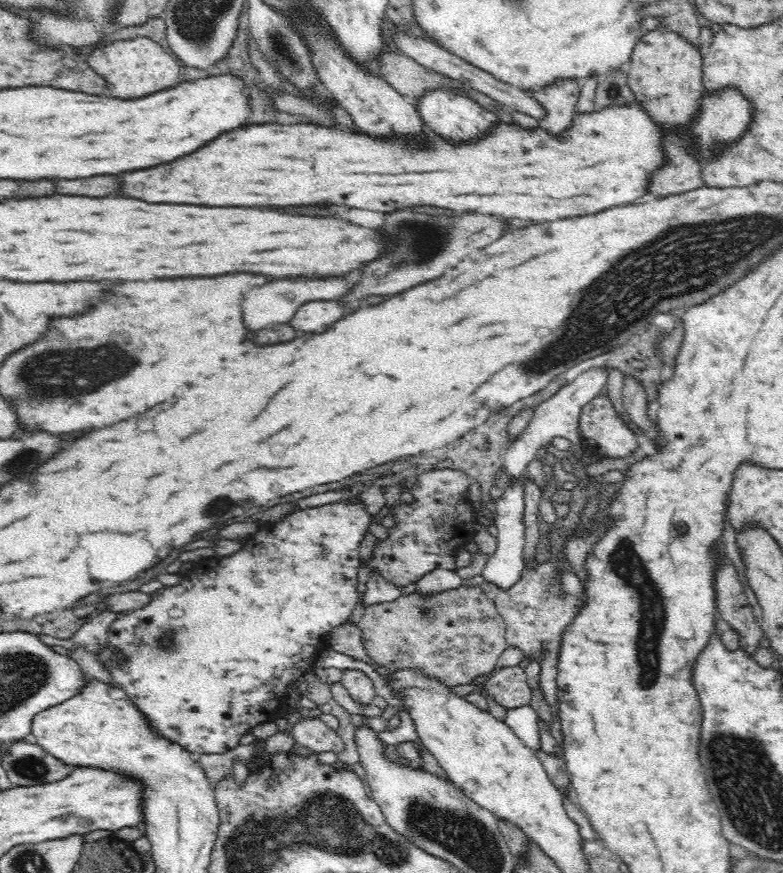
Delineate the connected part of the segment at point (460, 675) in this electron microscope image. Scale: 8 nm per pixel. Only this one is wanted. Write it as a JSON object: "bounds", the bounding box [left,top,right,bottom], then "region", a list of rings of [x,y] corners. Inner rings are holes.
{"bounds":[356,586,511,687],"region":[[[464,586],[437,593],[416,591],[400,596],[396,602],[368,605],[365,615],[358,618],[356,624],[360,625],[364,633],[364,645],[378,664],[379,670],[393,672],[398,669],[418,669],[438,677],[449,687],[470,686],[492,674],[502,666],[500,658],[511,646],[506,637],[506,621],[497,612],[496,605],[484,586]]]}

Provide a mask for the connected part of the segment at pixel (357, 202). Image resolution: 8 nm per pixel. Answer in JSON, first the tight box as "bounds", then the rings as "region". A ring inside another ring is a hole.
{"bounds":[118,106,664,224],"region":[[[630,106],[628,108],[614,108],[614,110],[602,110],[598,116],[588,118],[582,114],[582,118],[576,124],[576,130],[572,132],[568,142],[560,142],[554,140],[550,134],[546,132],[538,132],[538,134],[528,134],[524,130],[514,130],[514,128],[500,128],[492,138],[488,138],[486,142],[480,142],[476,146],[468,146],[468,148],[454,148],[454,145],[461,144],[446,144],[441,136],[428,136],[422,140],[428,142],[436,142],[434,152],[428,148],[428,144],[424,146],[426,150],[414,150],[412,146],[406,144],[388,144],[388,142],[380,142],[374,140],[370,136],[360,136],[360,134],[348,134],[342,130],[322,130],[322,128],[312,128],[312,126],[282,126],[282,124],[270,124],[270,126],[260,126],[260,128],[246,128],[244,130],[227,131],[218,136],[216,140],[212,140],[210,144],[206,144],[204,148],[200,148],[194,154],[179,157],[178,160],[168,162],[168,164],[155,165],[150,168],[134,170],[128,174],[120,174],[118,178],[118,186],[122,196],[130,196],[132,200],[150,200],[150,204],[210,204],[210,206],[220,206],[226,208],[226,204],[234,204],[234,208],[286,208],[286,206],[310,206],[310,204],[324,204],[324,202],[332,202],[332,204],[342,204],[342,206],[350,206],[350,208],[360,208],[360,210],[374,210],[374,212],[382,212],[382,214],[390,214],[396,212],[400,208],[410,210],[410,206],[436,206],[436,208],[446,208],[446,210],[454,210],[454,212],[478,212],[478,214],[492,214],[492,216],[504,216],[504,218],[520,218],[520,220],[538,220],[540,224],[546,224],[550,220],[562,220],[562,216],[592,216],[594,212],[604,212],[606,208],[616,208],[622,204],[634,204],[634,200],[638,200],[638,196],[642,196],[648,178],[652,176],[654,170],[658,170],[664,164],[664,151],[661,147],[661,128],[654,126],[652,120],[648,118],[646,112],[642,112],[638,106]]]}

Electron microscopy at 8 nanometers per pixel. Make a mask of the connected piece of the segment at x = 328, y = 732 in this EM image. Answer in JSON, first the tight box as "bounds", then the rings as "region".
{"bounds":[291,717,346,752],"region":[[[306,717],[293,726],[291,734],[296,742],[318,752],[343,752],[346,744],[336,731],[321,719]]]}

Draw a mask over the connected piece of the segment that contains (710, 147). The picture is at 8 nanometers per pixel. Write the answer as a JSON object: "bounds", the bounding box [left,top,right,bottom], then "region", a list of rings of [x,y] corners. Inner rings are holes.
{"bounds":[690,89,753,164],"region":[[[725,89],[722,93],[716,93],[716,96],[711,96],[706,92],[704,100],[702,100],[702,112],[698,114],[696,122],[692,124],[690,133],[696,139],[696,145],[700,149],[700,159],[706,164],[711,158],[714,149],[720,143],[726,141],[736,141],[743,132],[746,132],[750,122],[753,119],[752,105],[740,93],[736,93],[736,89]]]}

